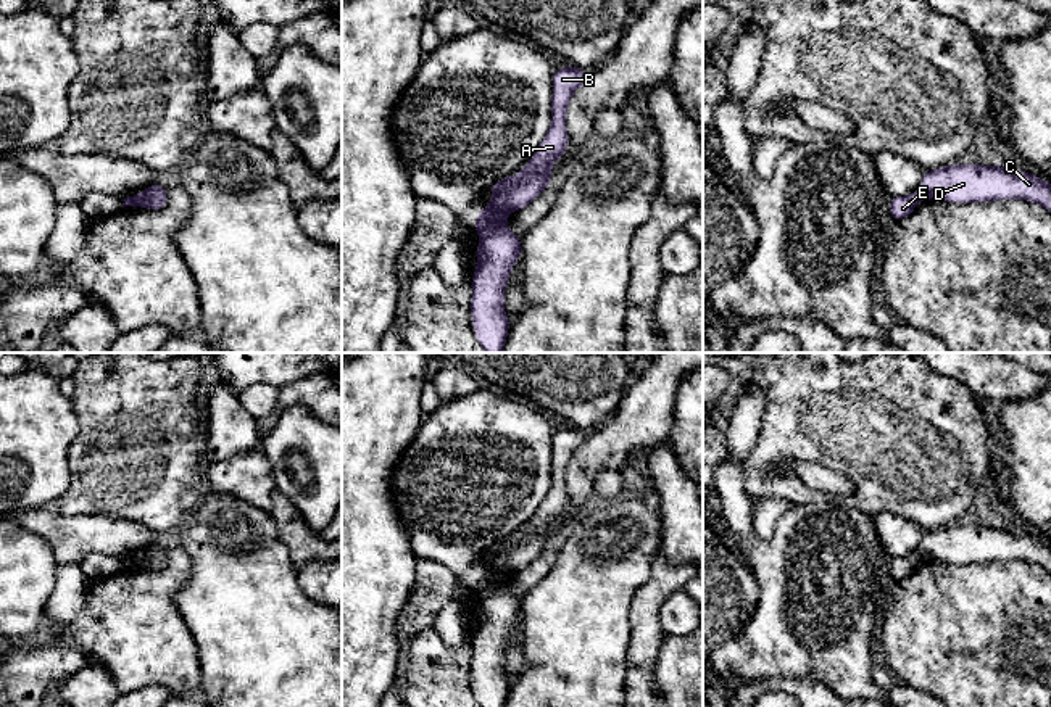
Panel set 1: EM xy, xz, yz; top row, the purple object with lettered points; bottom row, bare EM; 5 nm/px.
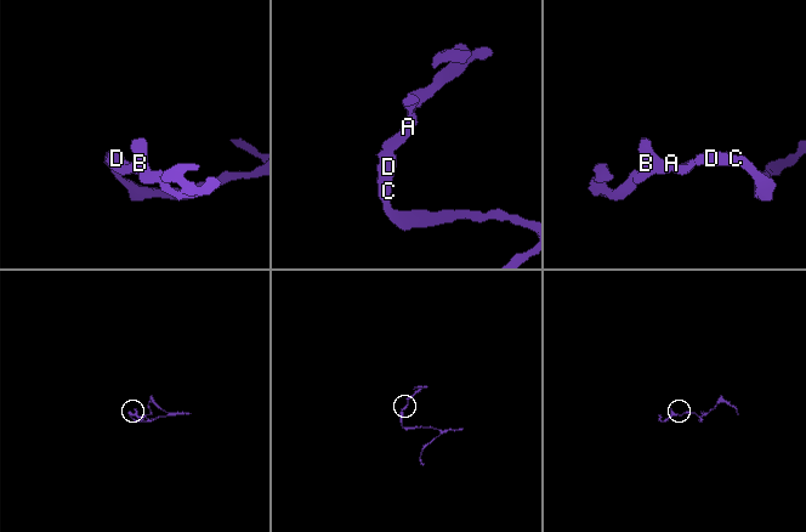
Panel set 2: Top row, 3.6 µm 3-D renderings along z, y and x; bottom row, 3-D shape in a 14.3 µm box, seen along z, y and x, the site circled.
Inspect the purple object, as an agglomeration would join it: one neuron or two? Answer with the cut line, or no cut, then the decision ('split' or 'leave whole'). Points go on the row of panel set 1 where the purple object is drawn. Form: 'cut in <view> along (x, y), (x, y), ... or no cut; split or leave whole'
cut in xz along (489, 205), (500, 206), (505, 211); split

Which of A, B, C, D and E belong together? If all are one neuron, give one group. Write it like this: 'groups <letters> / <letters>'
groups A B E / C D

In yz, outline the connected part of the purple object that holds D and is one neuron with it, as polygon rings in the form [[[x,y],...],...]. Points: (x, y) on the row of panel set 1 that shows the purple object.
[[[948,164],[925,171],[917,195],[951,203],[1027,200],[1051,213],[1051,184],[1009,166]]]

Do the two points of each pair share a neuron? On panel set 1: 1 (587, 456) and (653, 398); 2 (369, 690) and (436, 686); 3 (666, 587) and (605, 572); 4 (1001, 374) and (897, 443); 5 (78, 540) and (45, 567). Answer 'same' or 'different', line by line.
1: same
2: different
3: different
4: different
5: different

